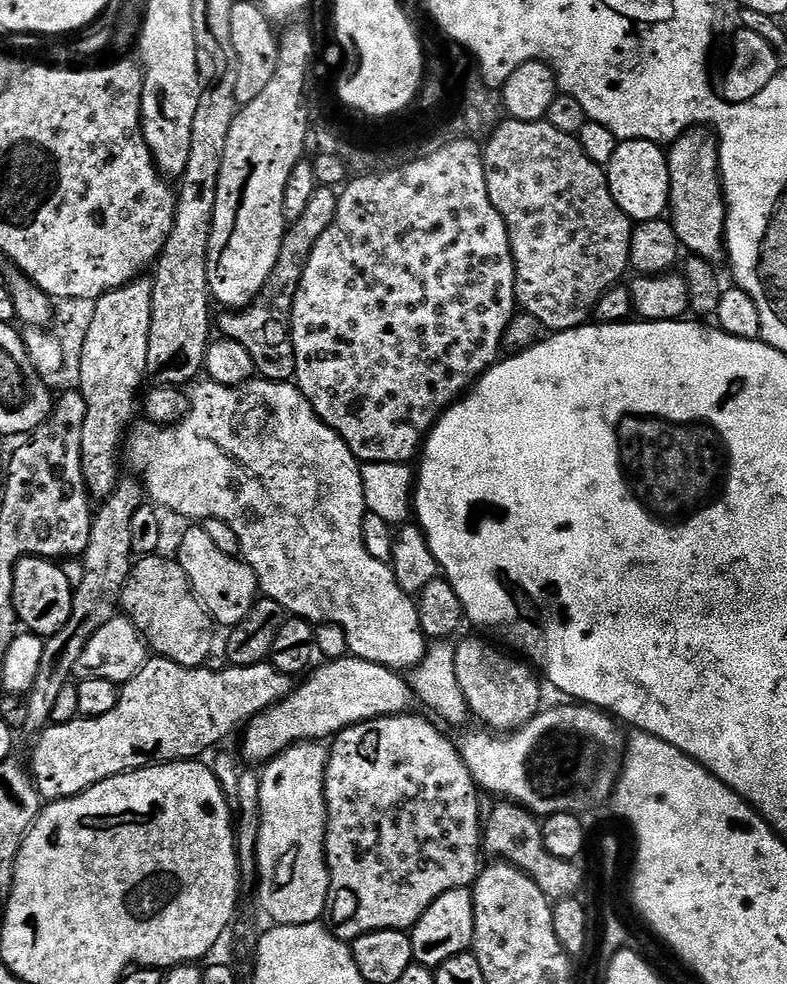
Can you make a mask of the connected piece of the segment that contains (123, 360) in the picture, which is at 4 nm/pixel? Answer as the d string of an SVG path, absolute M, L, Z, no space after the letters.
M137 278L130 284L123 284L121 288L115 288L112 292L107 292L105 296L96 301L94 318L91 321L90 330L87 331L85 346L82 349L81 380L78 391L86 402L86 418L80 423L80 471L83 483L93 492L97 498L105 498L115 490L118 481L116 474L116 451L121 451L126 440L126 433L133 423L132 415L136 412L136 391L140 388L140 383L148 376L148 355L150 354L150 318L152 317L152 281L148 278Z

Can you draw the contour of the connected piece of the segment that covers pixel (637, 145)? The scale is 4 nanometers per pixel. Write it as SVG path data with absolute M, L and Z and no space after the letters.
M620 140L606 171L614 202L633 222L658 220L669 211L670 170L668 157L661 145L649 140Z

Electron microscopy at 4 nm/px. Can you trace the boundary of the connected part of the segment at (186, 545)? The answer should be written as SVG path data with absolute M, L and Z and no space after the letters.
M188 526L184 537L180 540L180 556L178 562L186 574L192 593L200 599L200 605L208 611L209 617L217 625L231 626L242 622L246 614L250 614L252 605L258 599L258 585L252 567L243 559L222 554L218 546L214 546L210 534L202 526Z

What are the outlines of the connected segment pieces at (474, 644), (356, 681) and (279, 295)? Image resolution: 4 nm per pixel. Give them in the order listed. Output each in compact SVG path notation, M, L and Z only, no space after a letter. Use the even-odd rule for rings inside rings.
M466 638L455 645L455 680L462 690L469 713L491 731L507 734L516 731L541 711L542 685L535 669L518 661L499 647L492 647L478 638Z
M351 654L321 664L307 673L285 700L270 705L247 722L243 729L245 758L253 760L257 766L263 766L285 752L290 745L301 743L302 736L292 731L296 724L303 722L304 716L316 716L314 736L317 741L324 742L353 724L376 720L380 716L407 713L411 709L408 707L414 704L414 693L411 683L400 676L403 675L391 668L366 662Z
M279 251L278 262L274 270L255 299L245 309L228 310L221 316L218 326L219 332L225 339L241 342L249 351L254 361L257 375L265 380L282 381L287 383L295 377L296 359L291 338L291 317L293 299L300 284L292 284L292 276L296 276L296 264L284 264L284 252ZM284 268L292 268L292 272L284 272ZM280 280L288 280L284 288L280 288ZM272 288L280 288L280 292L272 292Z

